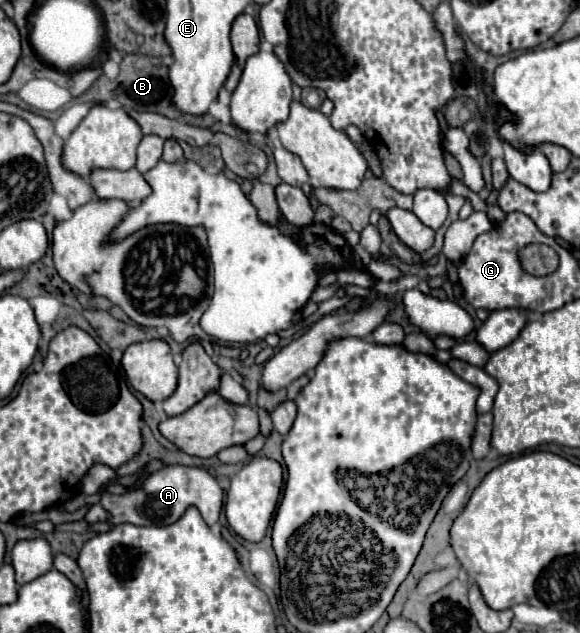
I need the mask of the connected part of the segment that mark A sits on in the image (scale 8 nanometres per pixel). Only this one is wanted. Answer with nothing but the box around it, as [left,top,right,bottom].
[99,466,223,526]

